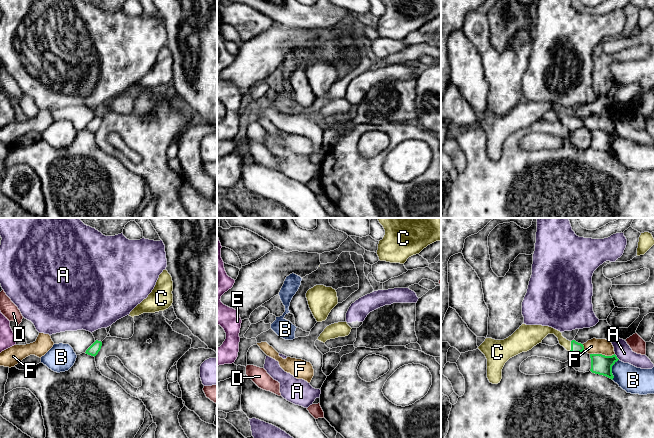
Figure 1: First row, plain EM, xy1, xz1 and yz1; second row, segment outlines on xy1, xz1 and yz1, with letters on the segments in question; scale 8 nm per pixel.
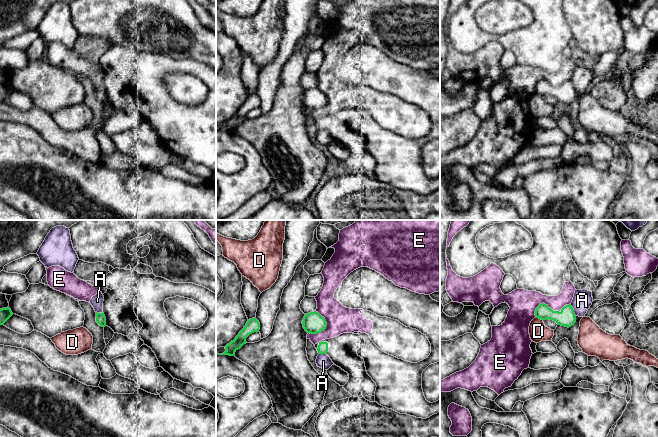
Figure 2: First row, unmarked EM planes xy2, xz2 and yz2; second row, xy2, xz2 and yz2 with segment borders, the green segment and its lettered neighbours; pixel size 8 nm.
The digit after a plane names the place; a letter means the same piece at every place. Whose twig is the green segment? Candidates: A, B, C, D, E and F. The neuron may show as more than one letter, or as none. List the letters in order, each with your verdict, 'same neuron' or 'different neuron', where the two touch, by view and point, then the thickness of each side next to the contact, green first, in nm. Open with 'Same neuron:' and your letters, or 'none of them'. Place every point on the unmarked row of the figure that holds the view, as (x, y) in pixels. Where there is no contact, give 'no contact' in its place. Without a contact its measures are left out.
Same neuron: C
A: different neuron; contact yz2 (573, 86); calibres 140 and 160 nm
B: different neuron; contact yz1 (611, 145); calibres 160 and 220 nm
C: same neuron; contact yz1 (571, 122); calibres 90 and 80 nm
D: different neuron; contact yz2 (539, 94); calibres 140 and 150 nm
E: different neuron; contact xz2 (326, 102); calibres 170 and 220 nm
F: different neuron; contact yz1 (601, 130); calibres 160 and 130 nm

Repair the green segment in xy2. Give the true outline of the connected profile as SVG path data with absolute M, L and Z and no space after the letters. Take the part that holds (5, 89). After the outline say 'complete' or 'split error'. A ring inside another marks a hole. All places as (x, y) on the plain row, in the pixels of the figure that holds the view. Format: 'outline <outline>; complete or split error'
outline M9 83L0 85L0 101L4 99L13 91Z; complete

